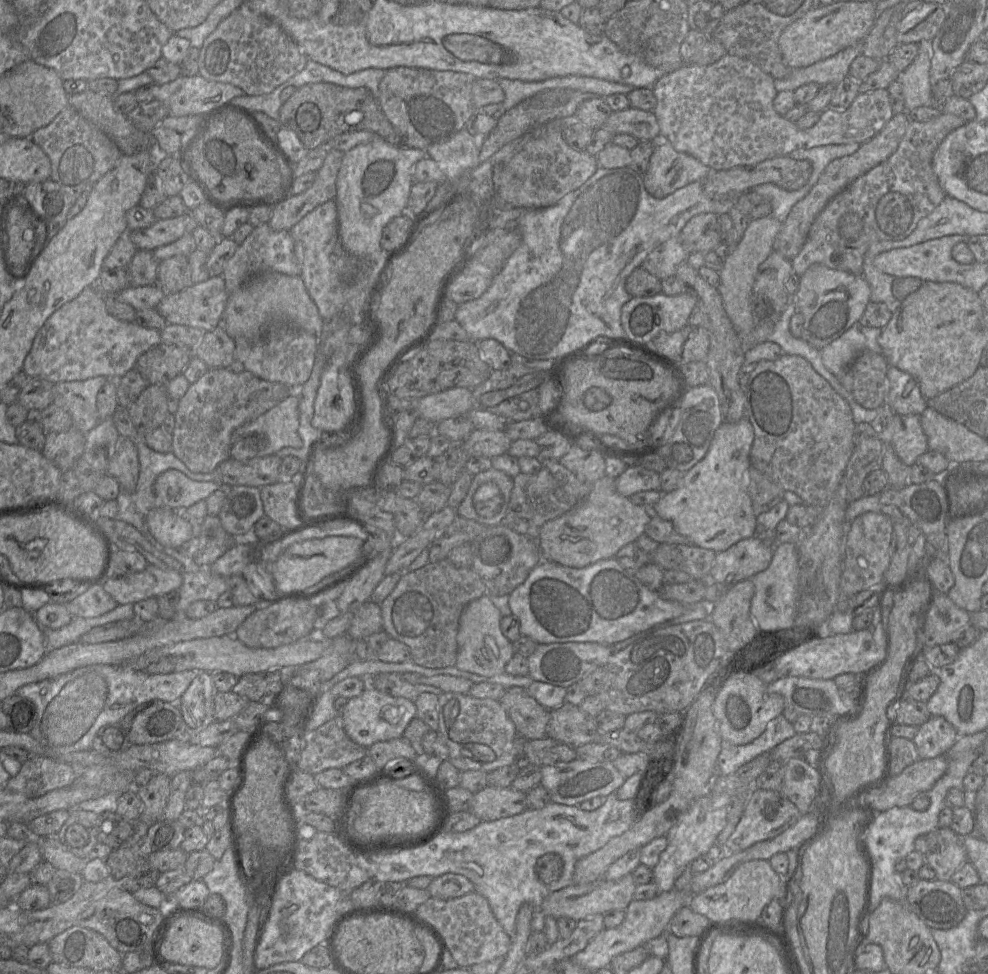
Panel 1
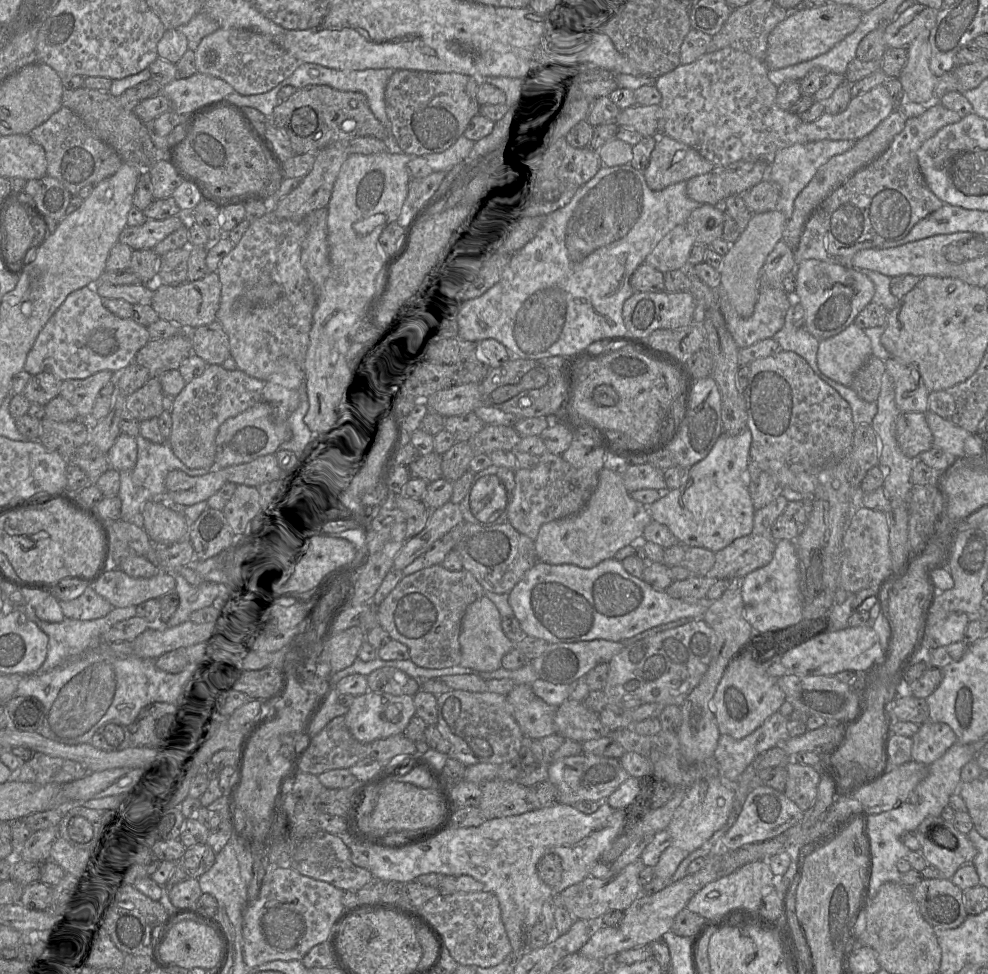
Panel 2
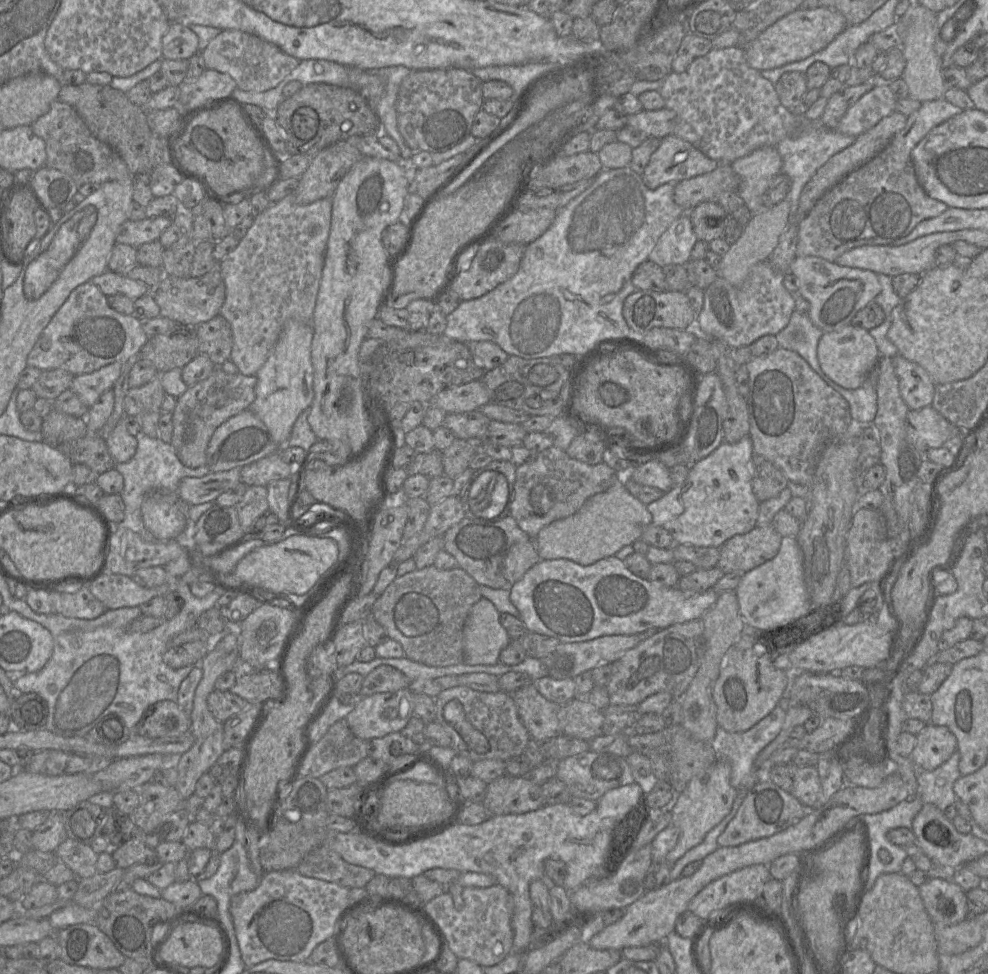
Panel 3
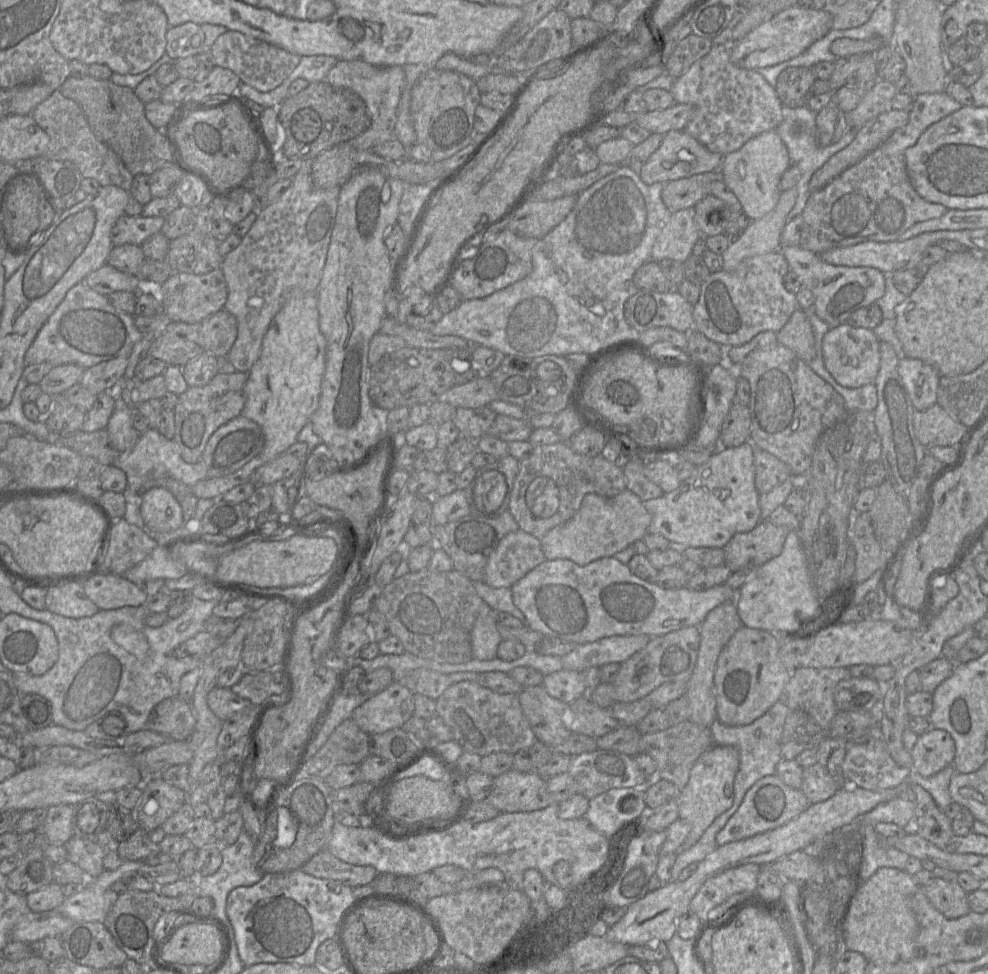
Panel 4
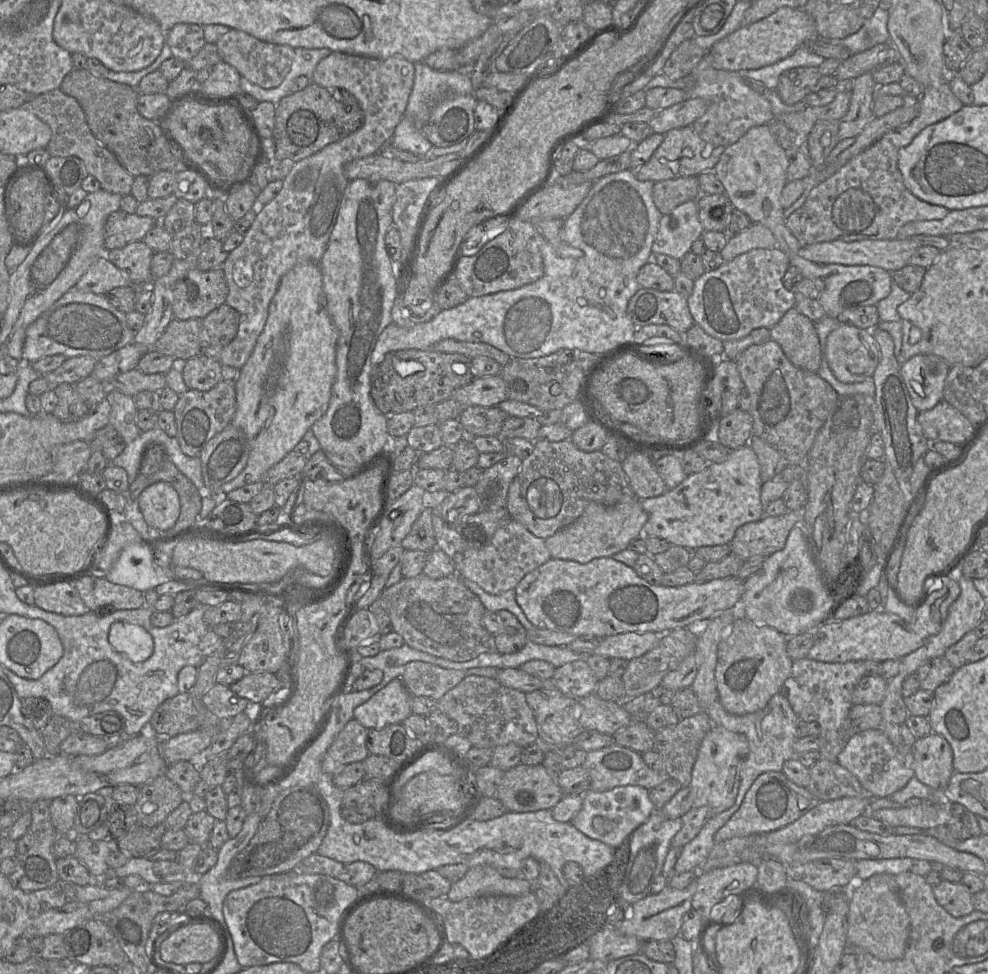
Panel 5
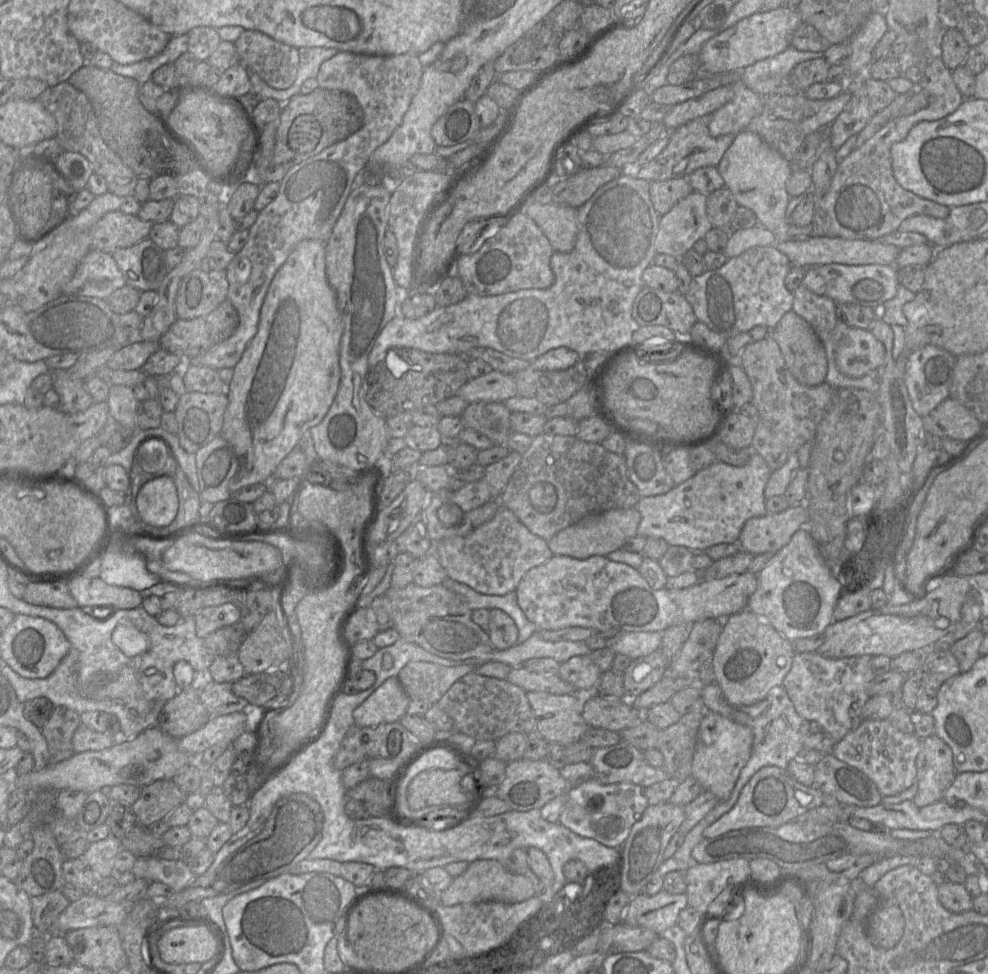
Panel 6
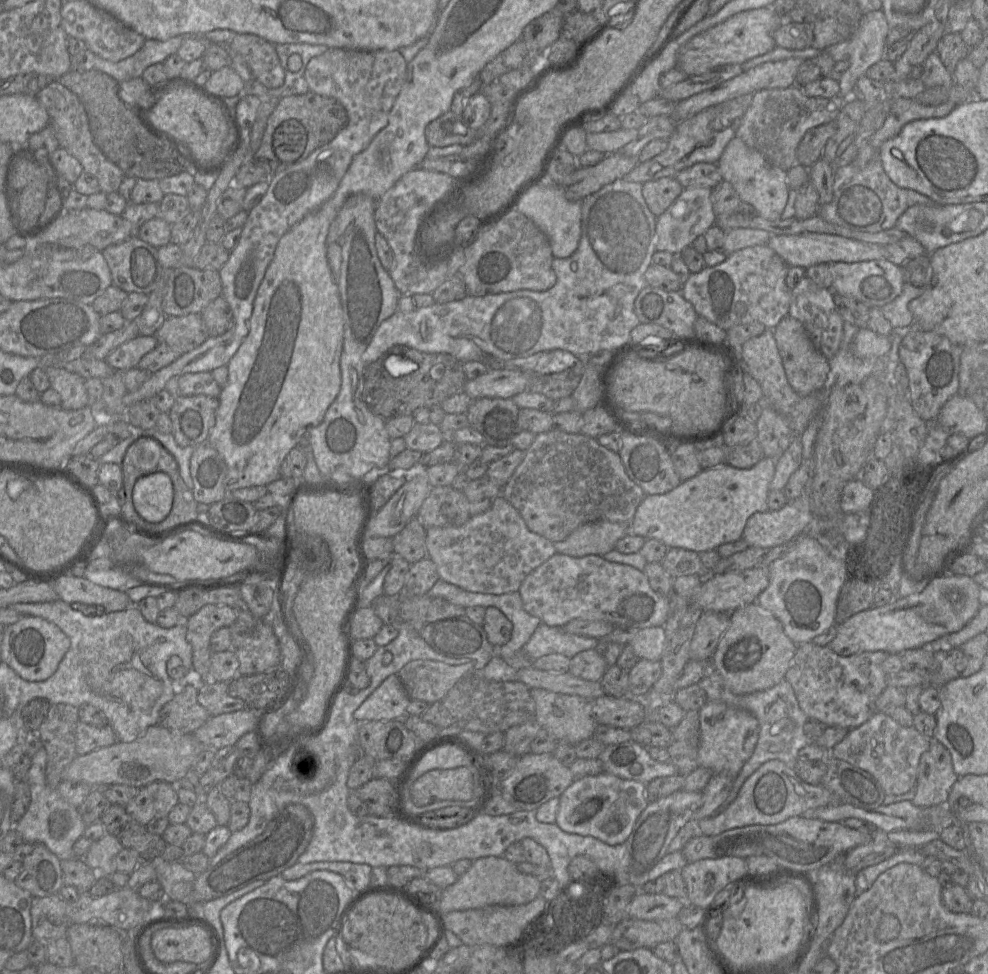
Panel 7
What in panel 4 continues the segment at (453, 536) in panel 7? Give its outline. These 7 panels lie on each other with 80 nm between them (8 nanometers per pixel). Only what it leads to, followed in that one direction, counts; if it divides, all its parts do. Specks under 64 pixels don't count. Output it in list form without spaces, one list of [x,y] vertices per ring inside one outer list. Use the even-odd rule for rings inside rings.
[[[518,529],[505,535],[489,556],[484,582],[493,588],[511,588],[545,560],[541,540]]]

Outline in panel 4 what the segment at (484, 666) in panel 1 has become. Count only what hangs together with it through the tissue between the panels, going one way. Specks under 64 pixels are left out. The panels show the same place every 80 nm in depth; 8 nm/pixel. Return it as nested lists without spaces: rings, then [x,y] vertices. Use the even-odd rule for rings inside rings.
[[[485,602],[471,631],[473,658],[477,660],[496,658],[502,640],[497,629],[496,612]]]

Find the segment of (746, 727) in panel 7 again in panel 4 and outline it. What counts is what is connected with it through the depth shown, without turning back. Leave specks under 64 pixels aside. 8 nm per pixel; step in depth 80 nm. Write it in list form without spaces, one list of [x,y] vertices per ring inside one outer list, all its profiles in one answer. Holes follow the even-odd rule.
[[[714,745],[694,764],[688,784],[676,796],[679,818],[690,825],[690,833],[679,851],[695,845],[713,821],[733,805],[734,780],[739,769],[739,760],[737,748]]]

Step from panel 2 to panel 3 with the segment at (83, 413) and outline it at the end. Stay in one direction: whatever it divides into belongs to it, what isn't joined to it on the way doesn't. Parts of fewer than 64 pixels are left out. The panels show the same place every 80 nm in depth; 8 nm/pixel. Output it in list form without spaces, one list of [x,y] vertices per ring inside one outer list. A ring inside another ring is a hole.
[[[115,362],[91,373],[75,376],[70,389],[90,408],[103,392],[113,388],[122,372],[122,367],[123,364]]]

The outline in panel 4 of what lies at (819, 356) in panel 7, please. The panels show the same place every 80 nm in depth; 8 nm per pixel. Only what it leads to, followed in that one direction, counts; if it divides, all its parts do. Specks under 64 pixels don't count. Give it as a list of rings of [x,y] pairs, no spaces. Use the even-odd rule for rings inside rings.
[[[796,309],[787,323],[776,333],[778,343],[789,348],[804,361],[810,362],[816,354],[815,339],[805,311]]]

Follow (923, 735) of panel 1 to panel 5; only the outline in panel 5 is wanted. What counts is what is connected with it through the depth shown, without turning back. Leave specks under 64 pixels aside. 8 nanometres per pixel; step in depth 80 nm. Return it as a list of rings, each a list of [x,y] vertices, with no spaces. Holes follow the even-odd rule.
[[[937,733],[918,738],[913,745],[915,776],[933,790],[944,790],[953,775],[953,750]]]

